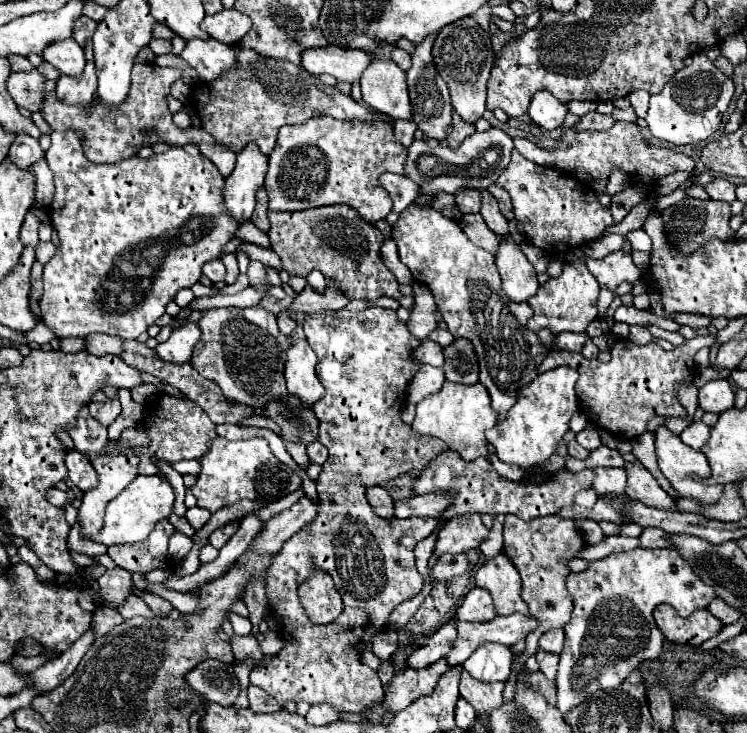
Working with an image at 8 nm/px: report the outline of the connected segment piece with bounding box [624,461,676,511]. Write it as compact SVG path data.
M624 463L624 471L628 475L626 481L626 495L630 499L642 501L648 507L664 509L664 511L676 511L674 499L658 485L658 481L652 477L652 473L640 463Z

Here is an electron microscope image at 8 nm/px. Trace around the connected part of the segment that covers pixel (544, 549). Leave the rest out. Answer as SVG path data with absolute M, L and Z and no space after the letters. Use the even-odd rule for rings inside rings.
M506 515L502 553L506 553L506 557L512 561L512 565L518 569L518 573L522 577L522 599L528 603L530 617L534 617L538 621L538 627L532 633L528 633L526 649L519 654L518 660L513 663L510 679L506 681L506 689L504 689L504 701L512 701L514 677L528 657L536 653L540 635L552 627L564 627L570 621L572 599L566 593L566 577L568 577L566 563L572 557L576 557L576 553L584 545L586 545L584 537L576 531L574 521L570 521L570 519L548 515L548 517L538 517L532 521L522 521L520 517Z

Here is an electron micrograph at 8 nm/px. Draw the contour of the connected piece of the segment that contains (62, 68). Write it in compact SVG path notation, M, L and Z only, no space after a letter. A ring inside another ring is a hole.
M72 37L54 41L42 51L42 57L64 75L78 77L84 71L84 51Z

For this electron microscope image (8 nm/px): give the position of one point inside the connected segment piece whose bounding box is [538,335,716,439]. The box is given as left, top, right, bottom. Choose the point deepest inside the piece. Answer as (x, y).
(620, 396)

